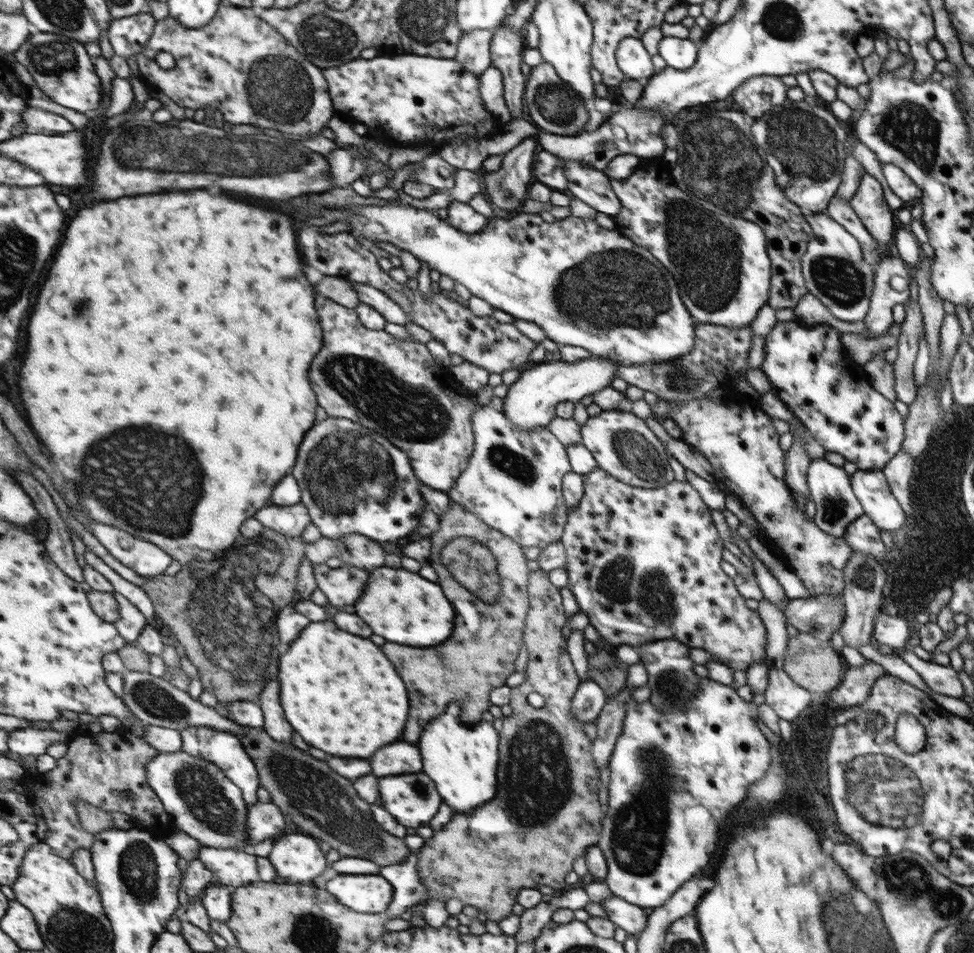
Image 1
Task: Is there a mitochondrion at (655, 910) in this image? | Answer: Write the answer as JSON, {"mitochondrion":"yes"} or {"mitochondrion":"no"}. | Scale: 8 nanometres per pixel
{"mitochondrion":"no"}

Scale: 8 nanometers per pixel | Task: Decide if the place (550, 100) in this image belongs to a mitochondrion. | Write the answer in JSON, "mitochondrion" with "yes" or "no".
{"mitochondrion":"yes"}

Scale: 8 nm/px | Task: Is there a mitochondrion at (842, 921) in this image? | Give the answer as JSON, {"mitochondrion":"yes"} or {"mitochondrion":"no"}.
{"mitochondrion":"yes"}

